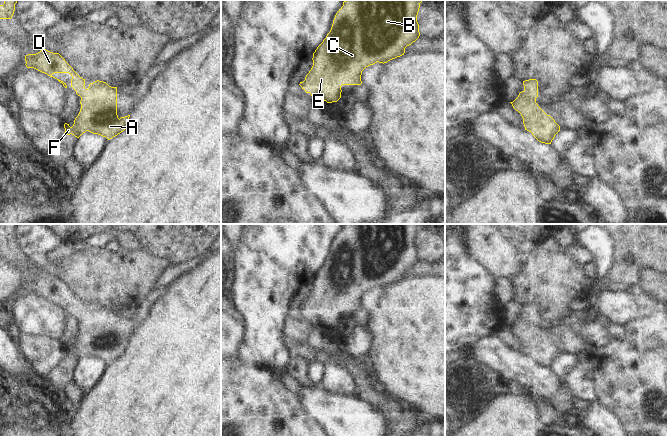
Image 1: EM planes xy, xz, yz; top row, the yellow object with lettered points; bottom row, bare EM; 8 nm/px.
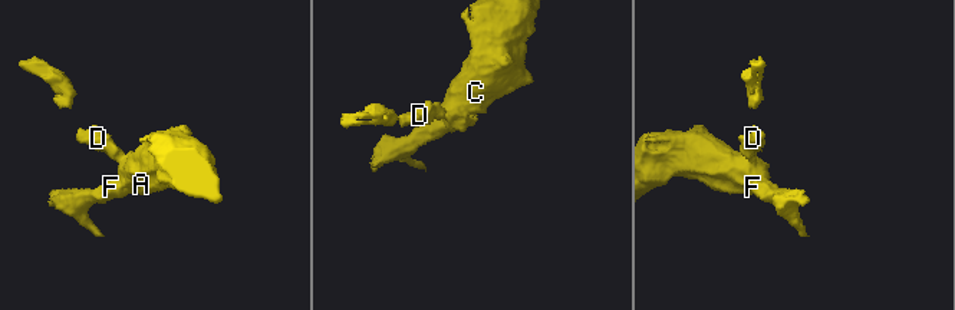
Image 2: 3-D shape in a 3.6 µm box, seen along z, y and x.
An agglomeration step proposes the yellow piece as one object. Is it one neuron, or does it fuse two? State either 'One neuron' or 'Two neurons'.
One neuron.

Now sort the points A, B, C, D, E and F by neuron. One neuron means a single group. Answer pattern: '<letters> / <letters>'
A B C D E F

